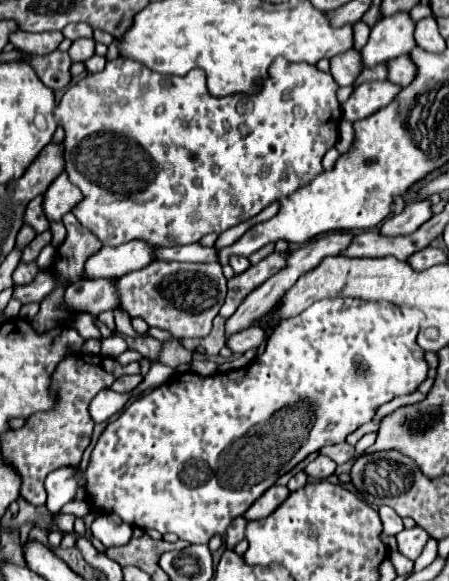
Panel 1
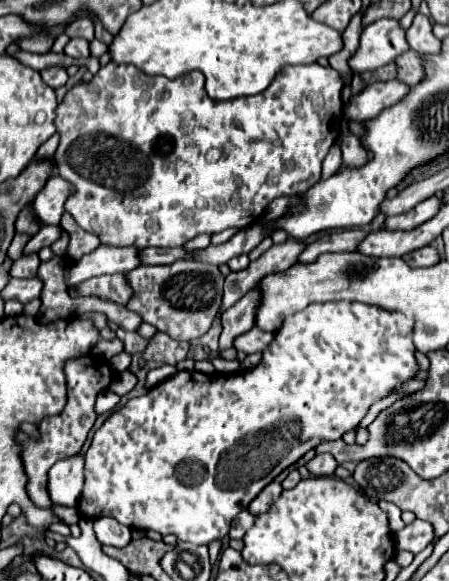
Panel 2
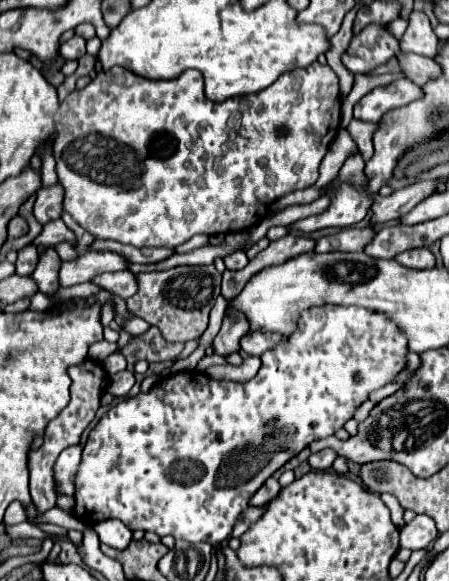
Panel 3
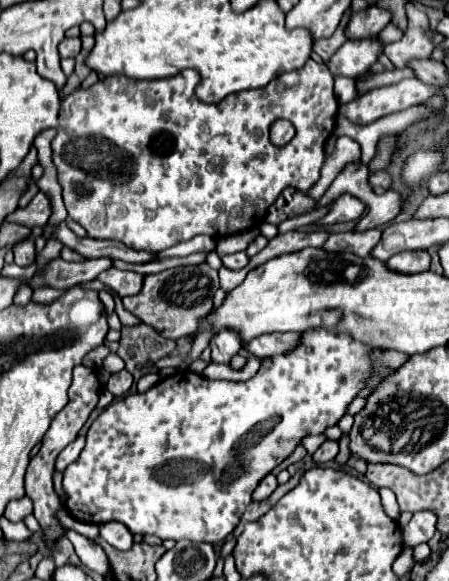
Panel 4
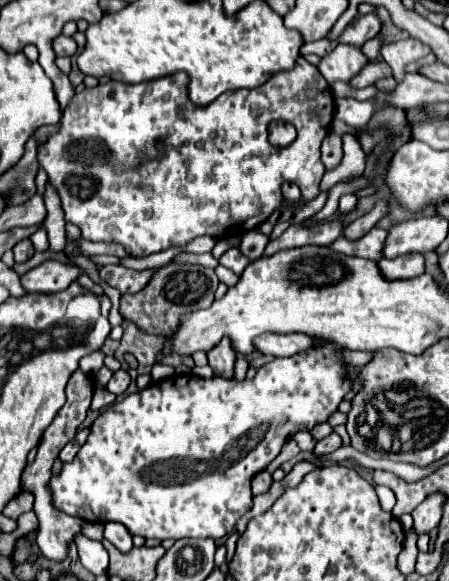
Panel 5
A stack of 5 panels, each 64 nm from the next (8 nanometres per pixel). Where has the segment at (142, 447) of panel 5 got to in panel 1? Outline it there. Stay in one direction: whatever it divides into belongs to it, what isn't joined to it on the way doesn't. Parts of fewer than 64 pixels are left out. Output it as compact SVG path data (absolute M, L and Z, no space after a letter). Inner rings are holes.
M346 296L344 298L328 298L328 300L320 300L320 302L312 304L300 316L282 320L280 326L272 330L268 344L266 344L266 350L246 368L220 372L214 376L200 376L194 372L184 372L184 374L178 374L178 376L166 380L164 384L156 386L150 394L134 400L128 408L124 408L120 418L108 422L106 430L102 432L96 448L92 450L90 466L86 470L86 480L88 480L86 490L88 490L88 502L92 504L92 510L110 512L110 514L114 512L124 522L138 526L142 530L154 528L160 534L174 532L174 534L178 534L180 540L186 540L190 544L208 544L208 540L214 534L224 536L228 524L236 516L242 516L256 502L256 498L260 498L270 486L274 486L274 482L282 474L290 472L308 454L318 452L324 446L344 442L348 434L352 434L362 424L370 422L382 404L394 400L396 396L412 394L418 390L418 386L428 376L428 362L424 360L424 350L416 344L416 336L420 332L422 318L424 318L424 314L420 310L404 308L404 306L396 306L396 304L388 304L388 302L380 302L380 300L360 300L360 298L346 298Z

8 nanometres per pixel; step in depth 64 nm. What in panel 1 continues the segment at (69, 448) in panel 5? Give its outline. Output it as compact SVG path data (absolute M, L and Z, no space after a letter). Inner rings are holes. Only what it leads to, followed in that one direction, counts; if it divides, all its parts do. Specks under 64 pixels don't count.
M58 468L46 476L46 508L52 514L56 514L64 504L68 504L72 496L76 496L76 490L84 486L84 478L78 478L76 472L80 472L80 468Z

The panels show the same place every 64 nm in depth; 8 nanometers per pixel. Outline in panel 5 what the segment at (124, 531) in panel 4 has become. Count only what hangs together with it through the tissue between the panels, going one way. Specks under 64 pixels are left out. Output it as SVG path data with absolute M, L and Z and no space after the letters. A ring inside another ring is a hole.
M106 522L104 524L104 538L110 540L120 552L128 552L132 548L132 536L126 530L126 526L118 522Z

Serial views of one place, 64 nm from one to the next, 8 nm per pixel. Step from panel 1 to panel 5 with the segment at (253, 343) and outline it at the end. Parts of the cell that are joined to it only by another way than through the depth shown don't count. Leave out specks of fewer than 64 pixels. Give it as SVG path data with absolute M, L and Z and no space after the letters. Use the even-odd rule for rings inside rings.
M268 332L268 336L260 336L256 340L256 350L266 356L292 356L312 346L312 336L308 334L278 334Z

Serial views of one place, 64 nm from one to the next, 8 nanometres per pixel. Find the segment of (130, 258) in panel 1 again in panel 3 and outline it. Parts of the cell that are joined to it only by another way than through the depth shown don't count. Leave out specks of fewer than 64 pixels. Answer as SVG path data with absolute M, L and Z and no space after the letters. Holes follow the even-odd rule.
M90 250L72 262L62 262L60 286L74 286L74 284L90 282L94 276L104 274L104 272L128 270L128 264L130 264L128 258L118 252Z

